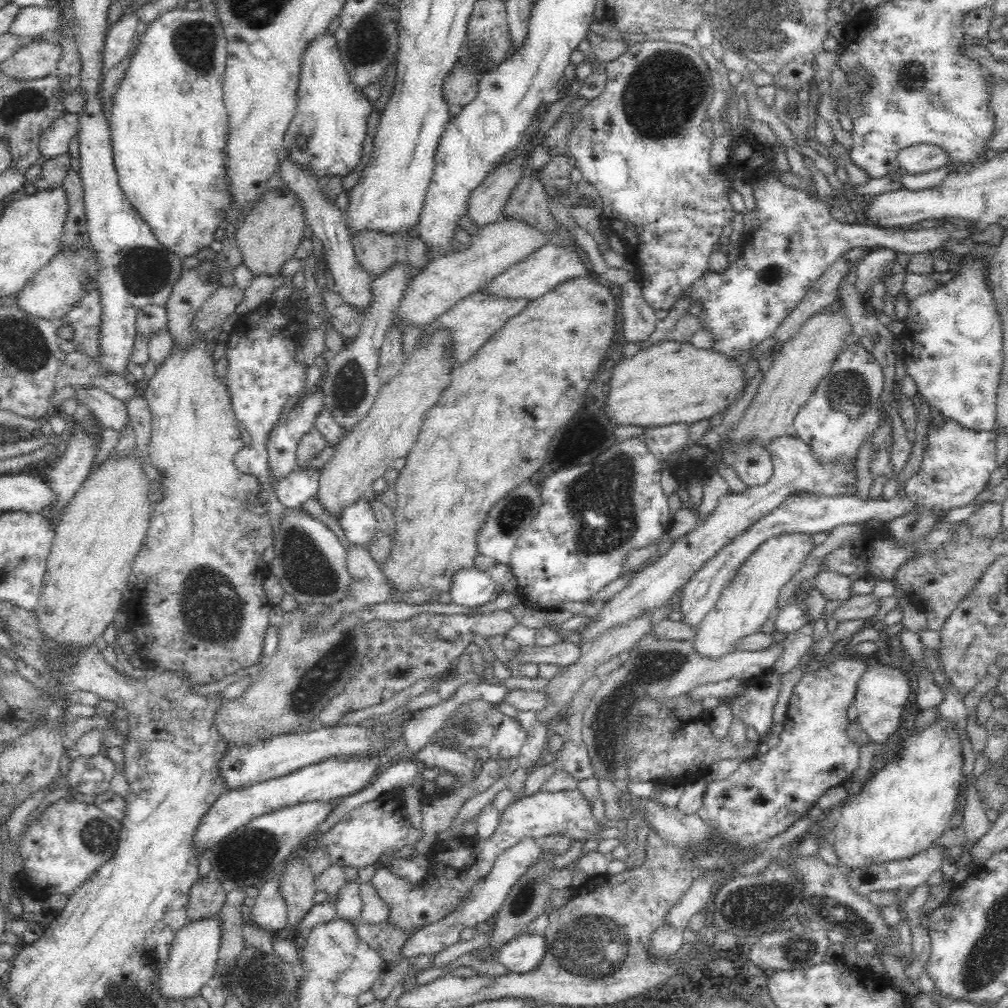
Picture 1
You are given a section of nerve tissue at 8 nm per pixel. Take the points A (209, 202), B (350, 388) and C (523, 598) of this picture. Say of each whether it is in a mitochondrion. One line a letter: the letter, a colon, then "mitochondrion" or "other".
A: other
B: mitochondrion
C: other

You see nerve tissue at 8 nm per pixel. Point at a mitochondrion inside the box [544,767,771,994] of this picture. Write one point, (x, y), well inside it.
(589, 946)

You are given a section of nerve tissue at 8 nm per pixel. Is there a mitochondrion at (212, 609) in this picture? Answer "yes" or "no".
yes

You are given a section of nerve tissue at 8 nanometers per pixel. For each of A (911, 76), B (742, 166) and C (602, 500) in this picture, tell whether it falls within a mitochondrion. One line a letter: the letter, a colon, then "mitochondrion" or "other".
A: mitochondrion
B: other
C: mitochondrion

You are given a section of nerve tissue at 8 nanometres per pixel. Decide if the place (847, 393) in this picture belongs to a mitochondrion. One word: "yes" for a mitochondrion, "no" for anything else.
yes

